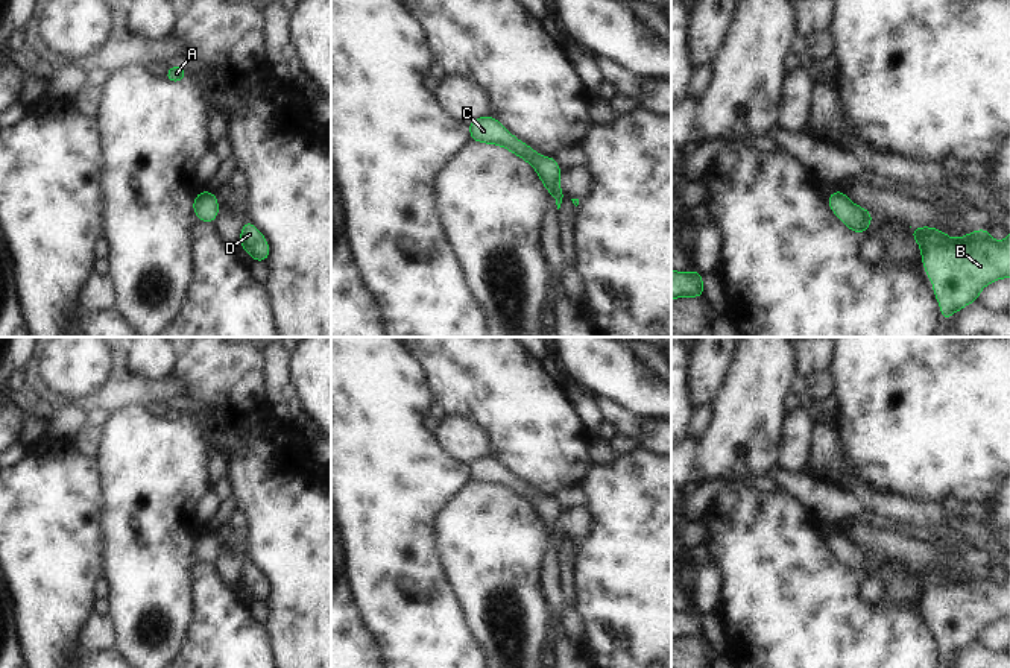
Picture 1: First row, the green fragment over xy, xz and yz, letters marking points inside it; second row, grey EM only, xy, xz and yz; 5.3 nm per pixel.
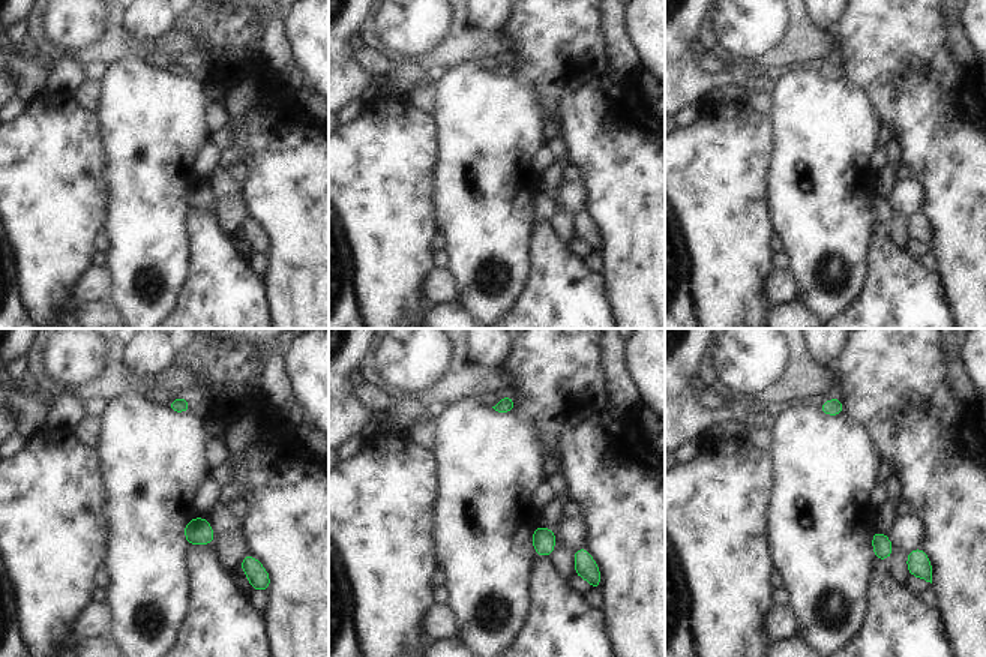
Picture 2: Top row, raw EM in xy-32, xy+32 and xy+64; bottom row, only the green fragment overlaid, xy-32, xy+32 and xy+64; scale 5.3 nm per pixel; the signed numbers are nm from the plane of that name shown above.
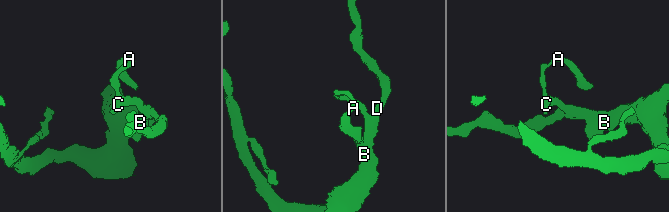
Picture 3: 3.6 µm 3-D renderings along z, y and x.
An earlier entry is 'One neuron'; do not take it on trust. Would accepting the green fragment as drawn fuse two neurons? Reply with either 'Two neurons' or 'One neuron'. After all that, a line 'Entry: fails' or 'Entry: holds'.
One neuron
Entry: holds

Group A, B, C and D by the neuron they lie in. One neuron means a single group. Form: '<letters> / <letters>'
A B C D

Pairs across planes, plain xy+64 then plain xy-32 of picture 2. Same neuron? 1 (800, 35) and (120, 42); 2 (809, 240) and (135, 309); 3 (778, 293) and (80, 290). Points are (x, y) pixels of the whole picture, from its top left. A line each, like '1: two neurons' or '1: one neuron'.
1: one neuron
2: one neuron
3: one neuron

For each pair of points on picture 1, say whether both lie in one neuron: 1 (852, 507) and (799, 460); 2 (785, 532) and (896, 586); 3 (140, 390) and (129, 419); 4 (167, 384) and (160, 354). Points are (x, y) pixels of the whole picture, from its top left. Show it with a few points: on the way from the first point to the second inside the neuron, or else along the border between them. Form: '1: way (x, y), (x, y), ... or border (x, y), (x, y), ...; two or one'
1: border (778, 466), (795, 472), (802, 471); two
2: border (858, 574), (861, 579); two
3: border (143, 406), (122, 404), (110, 413); two
4: border (131, 374), (148, 380), (170, 375); two

